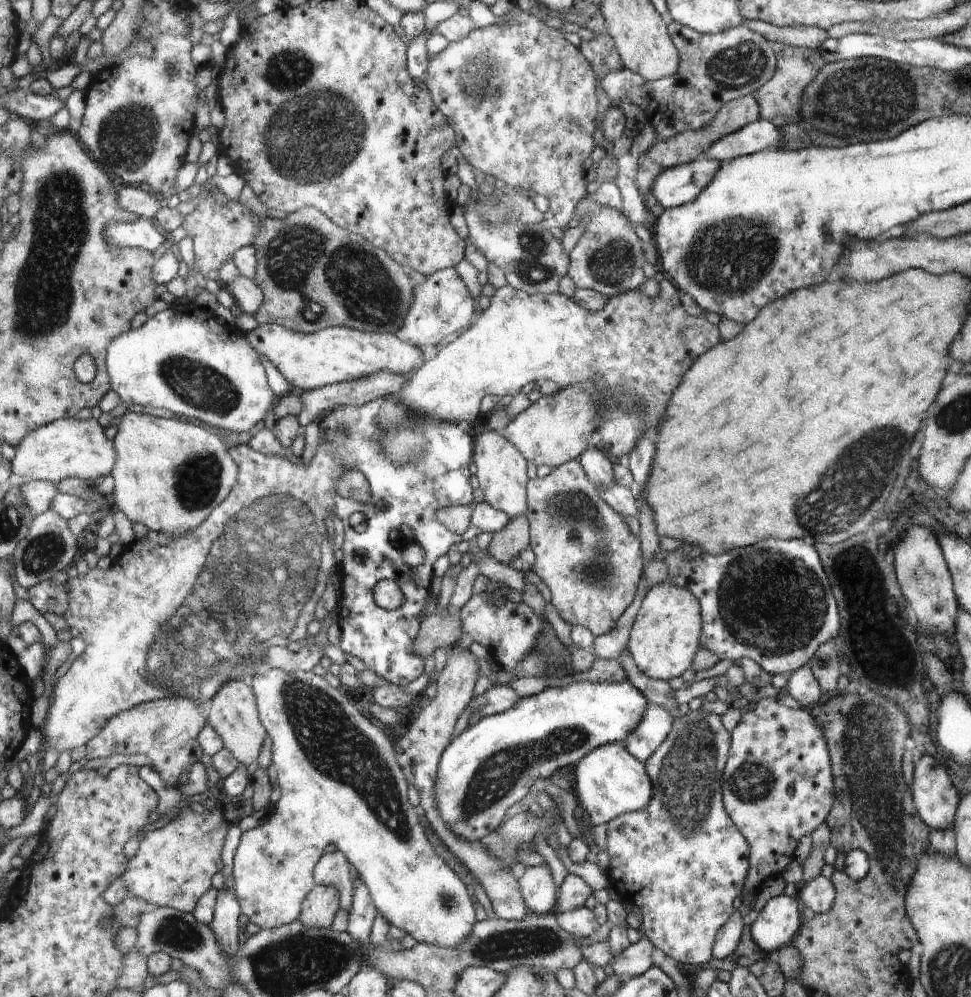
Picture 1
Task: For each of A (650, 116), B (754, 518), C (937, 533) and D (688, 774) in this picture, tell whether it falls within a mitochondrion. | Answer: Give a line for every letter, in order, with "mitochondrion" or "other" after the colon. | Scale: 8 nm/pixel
A: other
B: other
C: other
D: mitochondrion

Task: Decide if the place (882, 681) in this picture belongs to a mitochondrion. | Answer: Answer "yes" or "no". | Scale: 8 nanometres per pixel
yes

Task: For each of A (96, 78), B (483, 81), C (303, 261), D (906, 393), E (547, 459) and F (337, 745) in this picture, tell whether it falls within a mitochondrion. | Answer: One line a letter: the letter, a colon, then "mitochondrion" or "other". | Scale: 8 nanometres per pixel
A: other
B: mitochondrion
C: mitochondrion
D: other
E: other
F: mitochondrion

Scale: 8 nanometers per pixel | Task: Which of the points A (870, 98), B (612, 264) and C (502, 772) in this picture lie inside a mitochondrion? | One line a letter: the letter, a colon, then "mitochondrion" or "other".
A: mitochondrion
B: mitochondrion
C: mitochondrion

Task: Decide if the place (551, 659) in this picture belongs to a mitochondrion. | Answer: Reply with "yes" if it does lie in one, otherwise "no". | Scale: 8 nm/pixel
yes

